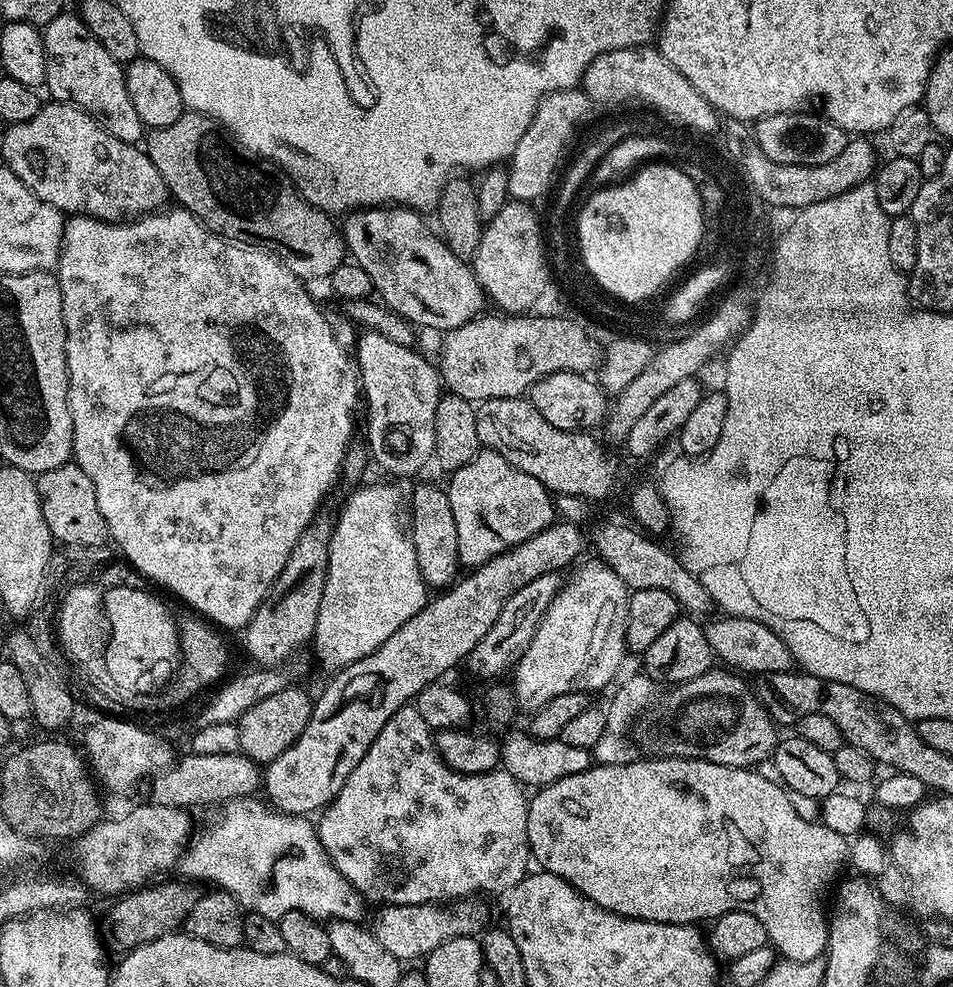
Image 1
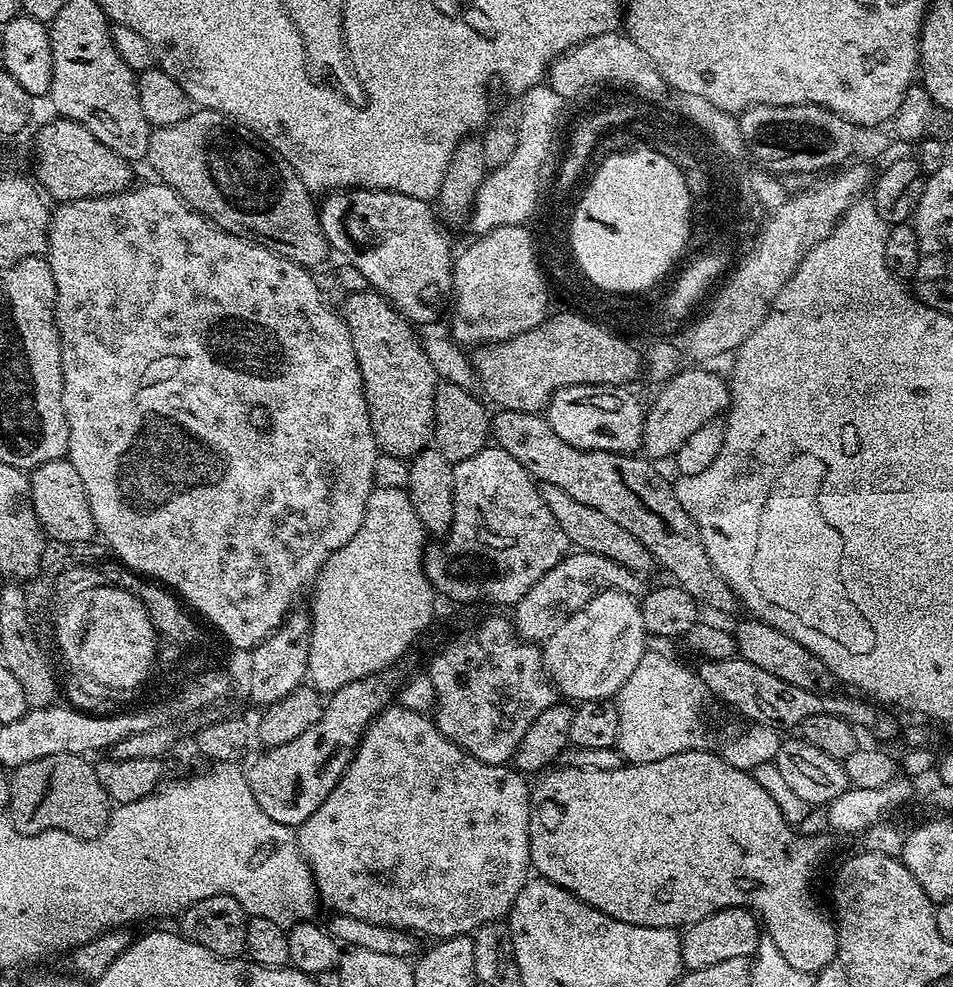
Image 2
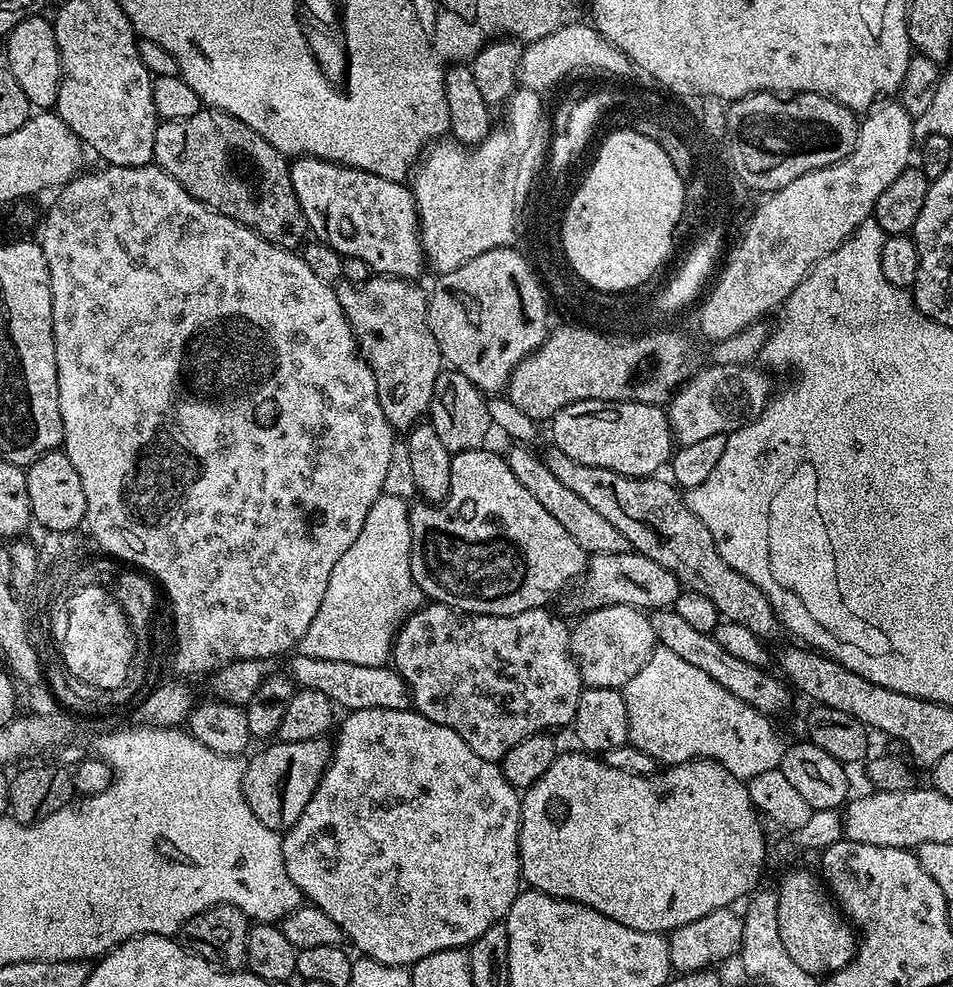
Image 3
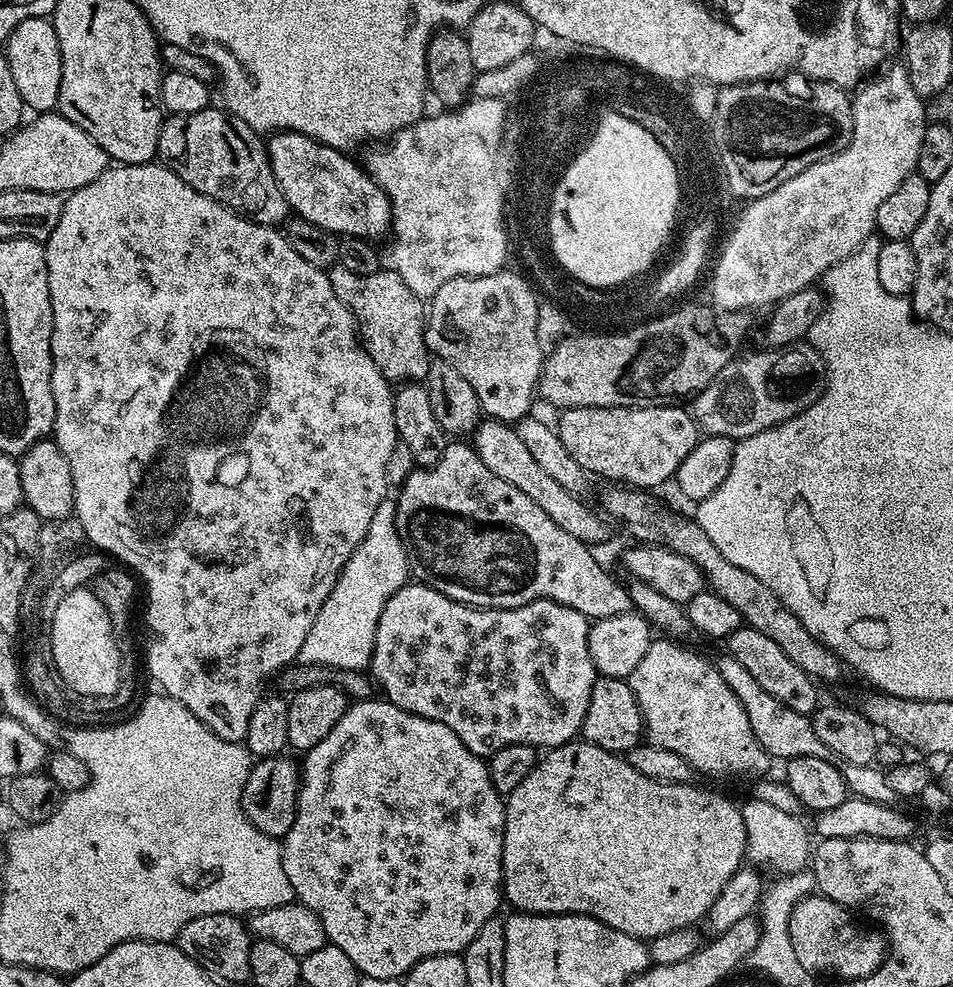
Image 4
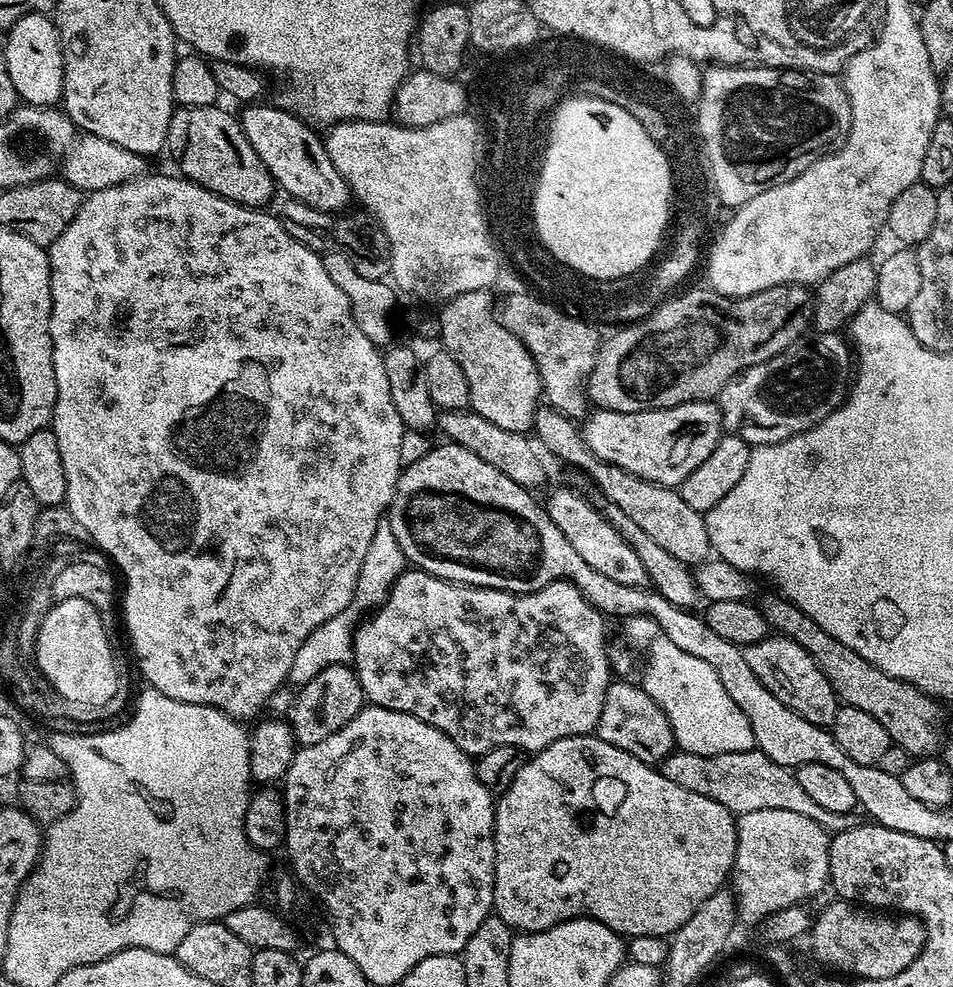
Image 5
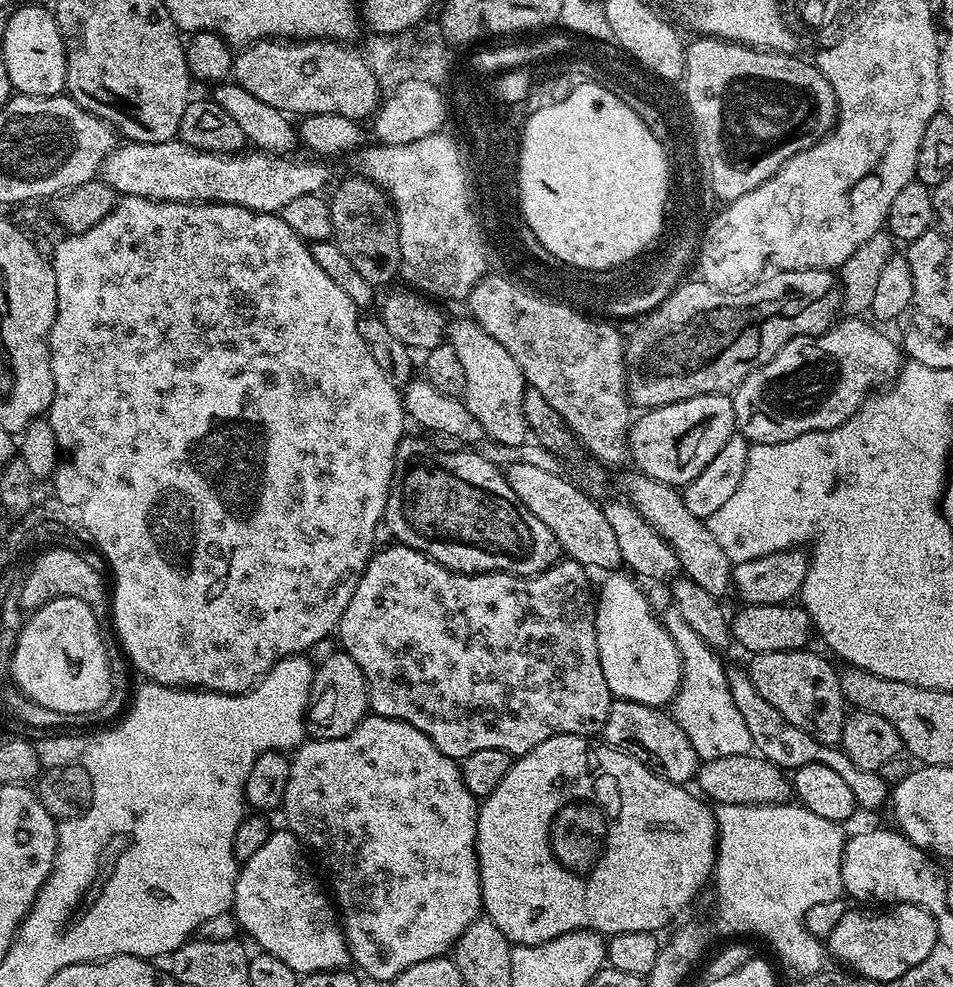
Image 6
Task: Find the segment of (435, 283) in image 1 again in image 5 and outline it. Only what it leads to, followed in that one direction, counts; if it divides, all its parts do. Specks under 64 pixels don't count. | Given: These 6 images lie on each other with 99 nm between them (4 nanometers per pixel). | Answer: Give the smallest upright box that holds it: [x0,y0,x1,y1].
[238,102,353,213]

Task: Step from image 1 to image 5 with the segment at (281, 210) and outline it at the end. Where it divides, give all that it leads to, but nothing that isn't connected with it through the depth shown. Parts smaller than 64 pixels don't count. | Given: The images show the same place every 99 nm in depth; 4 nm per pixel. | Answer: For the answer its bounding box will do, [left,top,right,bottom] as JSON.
[166,106,274,209]

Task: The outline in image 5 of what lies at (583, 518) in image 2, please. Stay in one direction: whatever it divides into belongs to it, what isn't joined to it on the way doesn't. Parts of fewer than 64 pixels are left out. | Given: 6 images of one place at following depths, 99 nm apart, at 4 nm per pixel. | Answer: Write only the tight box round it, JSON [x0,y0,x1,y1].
[438,408,544,490]

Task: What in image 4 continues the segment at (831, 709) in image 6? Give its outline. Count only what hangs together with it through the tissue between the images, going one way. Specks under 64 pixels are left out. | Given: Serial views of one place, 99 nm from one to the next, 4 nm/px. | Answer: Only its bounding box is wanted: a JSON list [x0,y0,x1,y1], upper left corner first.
[726,626,818,717]

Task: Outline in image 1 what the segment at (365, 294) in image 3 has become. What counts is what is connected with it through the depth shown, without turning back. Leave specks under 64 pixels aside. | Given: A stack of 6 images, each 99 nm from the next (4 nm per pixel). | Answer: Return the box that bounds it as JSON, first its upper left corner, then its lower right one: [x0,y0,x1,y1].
[354,330,442,476]

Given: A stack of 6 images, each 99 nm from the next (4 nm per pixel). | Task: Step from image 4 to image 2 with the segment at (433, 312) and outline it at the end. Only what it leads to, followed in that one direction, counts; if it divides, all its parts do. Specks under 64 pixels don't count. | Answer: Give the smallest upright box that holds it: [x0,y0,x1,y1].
[450,224,544,350]

